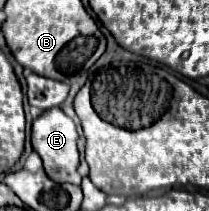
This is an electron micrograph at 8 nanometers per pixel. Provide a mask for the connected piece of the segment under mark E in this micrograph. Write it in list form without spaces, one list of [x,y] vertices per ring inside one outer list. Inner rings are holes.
[[[53,108],[49,112],[43,112],[35,122],[33,122],[33,150],[41,156],[43,168],[49,178],[53,178],[59,184],[81,184],[81,176],[77,172],[79,166],[79,150],[77,150],[77,128],[75,122],[61,110]]]

